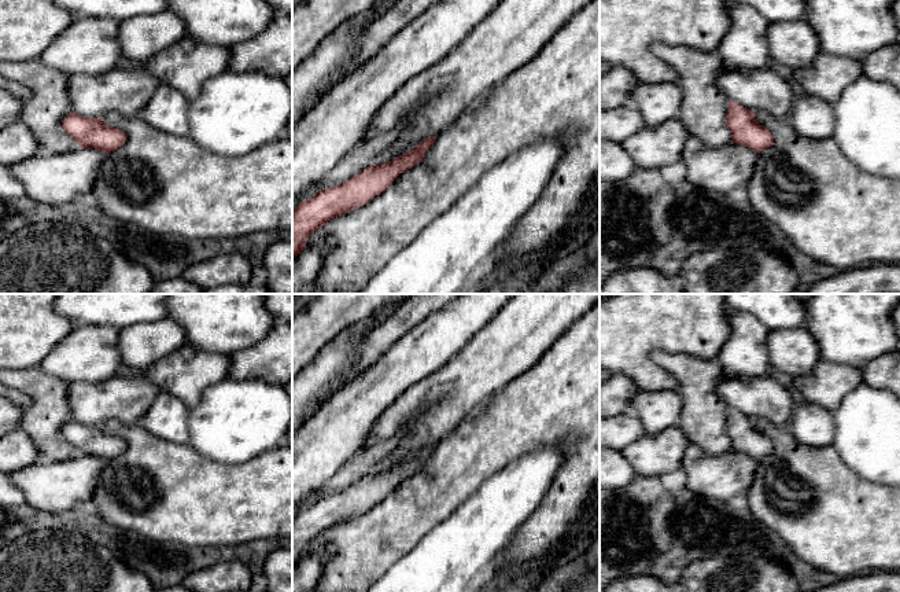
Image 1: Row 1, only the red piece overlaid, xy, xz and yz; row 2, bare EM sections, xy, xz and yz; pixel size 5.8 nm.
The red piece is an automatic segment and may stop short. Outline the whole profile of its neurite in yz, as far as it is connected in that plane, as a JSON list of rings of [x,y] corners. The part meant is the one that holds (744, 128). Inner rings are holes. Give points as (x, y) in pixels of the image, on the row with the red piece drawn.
[[[729,102],[726,124],[731,135],[731,141],[756,152],[771,147],[774,143],[772,133],[756,121],[755,113],[737,102]]]

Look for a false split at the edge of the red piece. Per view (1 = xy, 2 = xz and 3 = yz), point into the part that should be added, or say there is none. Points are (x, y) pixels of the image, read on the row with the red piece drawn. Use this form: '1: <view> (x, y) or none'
1: none
2: none
3: none

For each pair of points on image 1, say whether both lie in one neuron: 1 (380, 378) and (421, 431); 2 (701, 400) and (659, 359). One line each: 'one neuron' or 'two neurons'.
1: two neurons
2: one neuron

